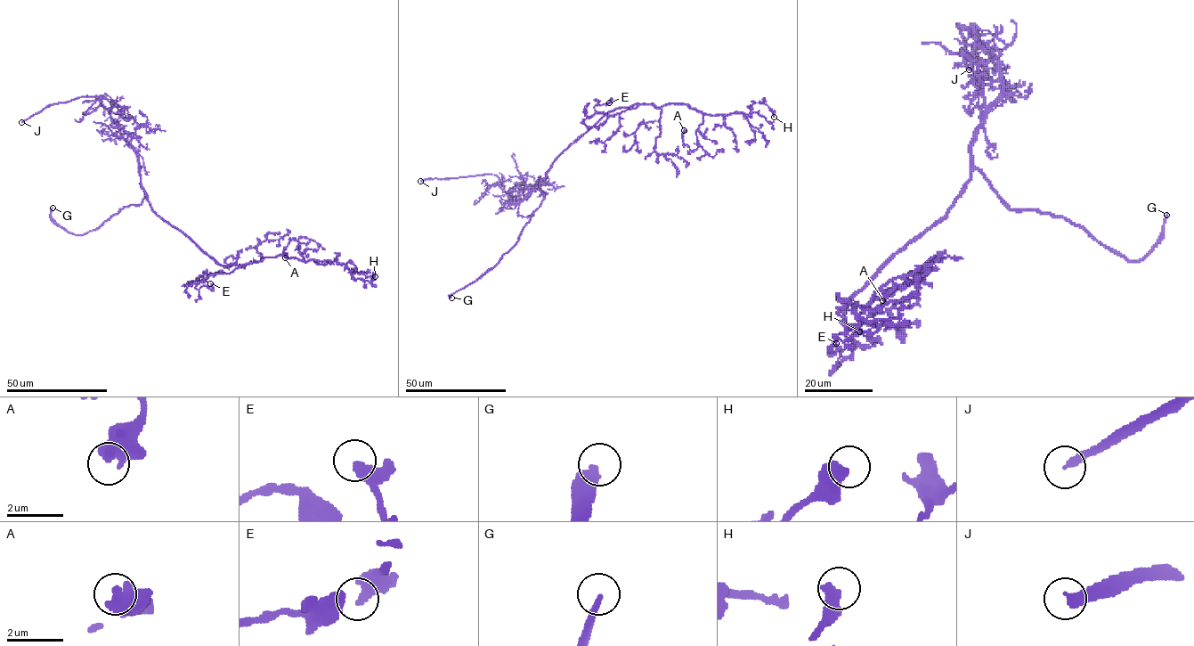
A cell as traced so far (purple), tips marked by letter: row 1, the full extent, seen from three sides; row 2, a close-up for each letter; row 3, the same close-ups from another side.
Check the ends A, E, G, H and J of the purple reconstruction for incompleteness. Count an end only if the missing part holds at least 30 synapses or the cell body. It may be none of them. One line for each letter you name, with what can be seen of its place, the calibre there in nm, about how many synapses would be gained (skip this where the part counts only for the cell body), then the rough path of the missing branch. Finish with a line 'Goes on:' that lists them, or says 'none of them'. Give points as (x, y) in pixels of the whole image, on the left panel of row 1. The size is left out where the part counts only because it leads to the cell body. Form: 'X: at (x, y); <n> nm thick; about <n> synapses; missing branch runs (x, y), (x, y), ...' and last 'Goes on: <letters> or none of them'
G: at (52, 208); 280 nm thick; missing branch runs (52, 208), (46, 178)
J: at (21, 122); 360 nm thick; about 30 synapses
Goes on: G, J

